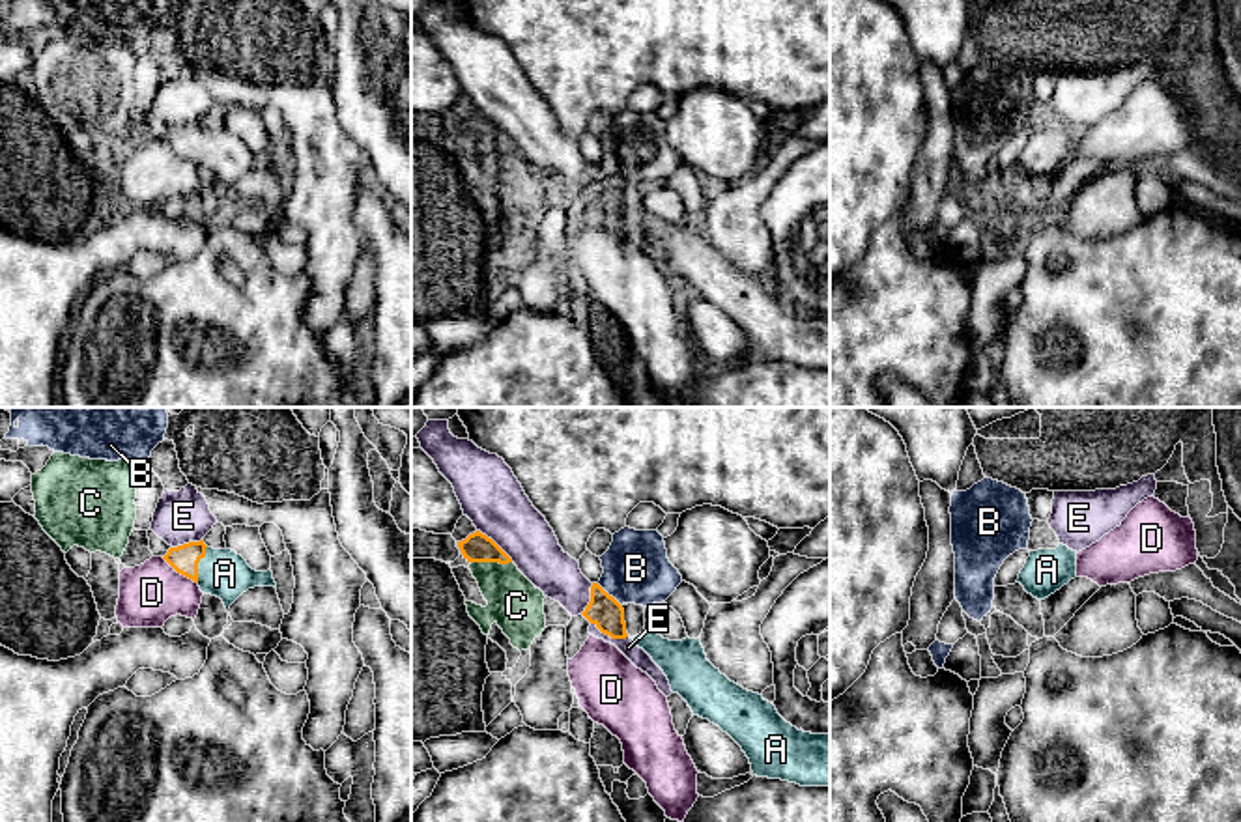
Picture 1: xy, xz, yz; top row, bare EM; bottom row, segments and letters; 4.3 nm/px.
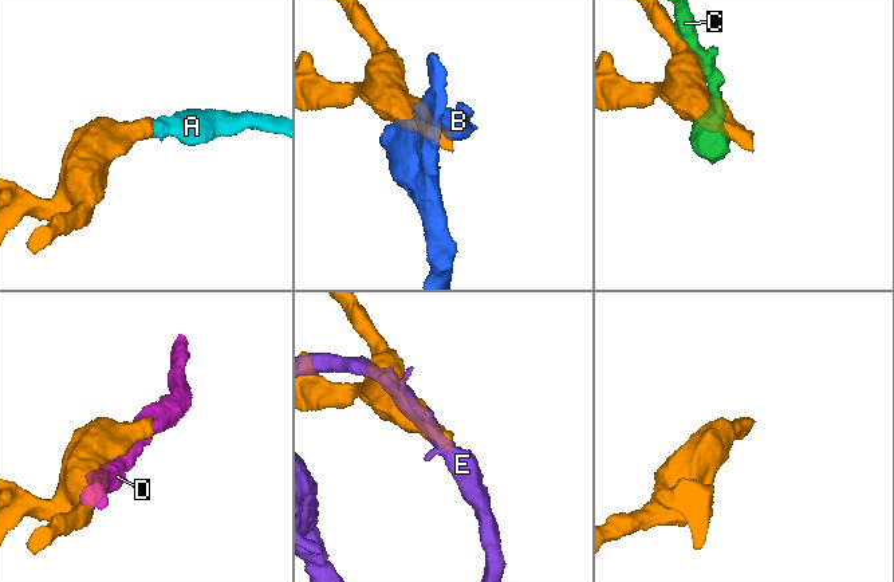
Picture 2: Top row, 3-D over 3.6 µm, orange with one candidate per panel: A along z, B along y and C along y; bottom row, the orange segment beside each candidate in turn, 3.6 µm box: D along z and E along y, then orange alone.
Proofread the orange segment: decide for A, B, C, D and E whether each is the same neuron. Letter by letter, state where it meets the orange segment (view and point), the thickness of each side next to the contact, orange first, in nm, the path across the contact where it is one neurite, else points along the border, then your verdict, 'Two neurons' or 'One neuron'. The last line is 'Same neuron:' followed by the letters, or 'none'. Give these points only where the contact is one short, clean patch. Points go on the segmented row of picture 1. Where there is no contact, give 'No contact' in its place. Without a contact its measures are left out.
A: Touches orange at xy (197, 565). Thickness 120 nm (orange) against 200 nm. Path across: xy (184, 559), (197, 565), (225, 574). One neuron
B: Touches orange at xz (608, 595). Thickness 140 nm (orange) against 280 nm. Boundary: xz (597, 583), (621, 606). Two neurons
C: Touches orange at xz (492, 561). Thickness 130 nm (orange) against 220 nm. Boundary: xz (471, 561), (511, 563). Two neurons
D: Touches orange at xy (180, 572). Thickness 120 nm (orange) against 260 nm. Two neurons
E: Touches orange at xz (610, 636). Thickness 140 nm (orange) against 80 nm. Two neurons
Same neuron: A

